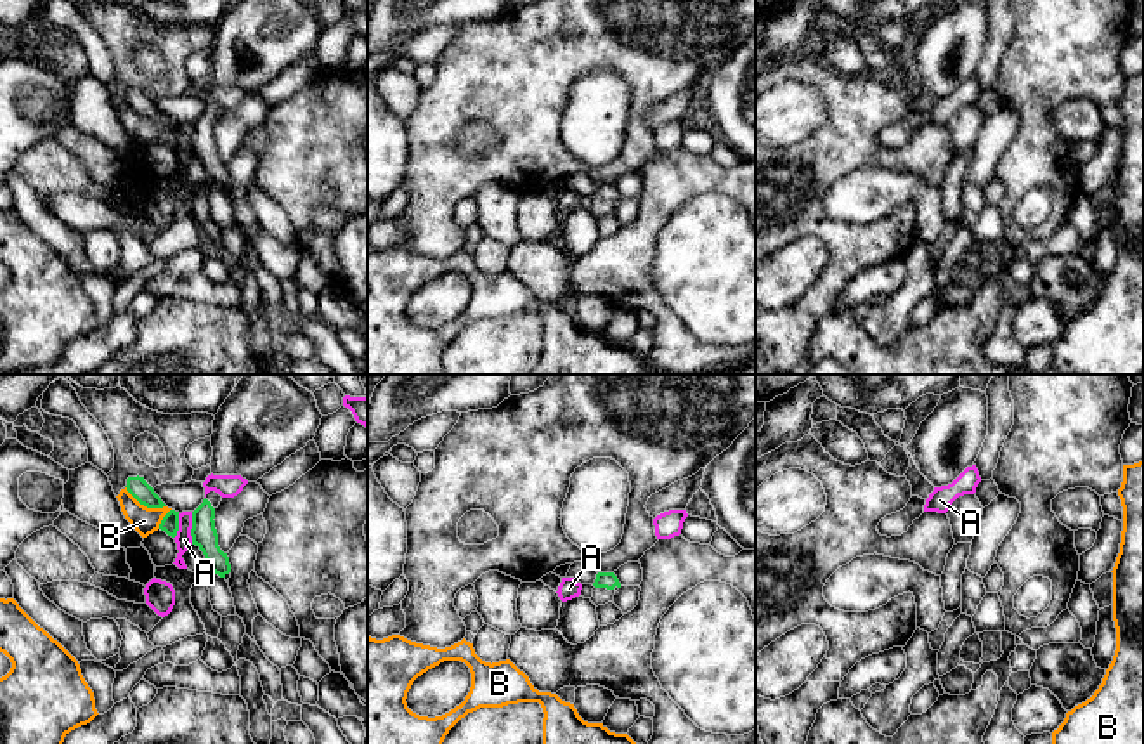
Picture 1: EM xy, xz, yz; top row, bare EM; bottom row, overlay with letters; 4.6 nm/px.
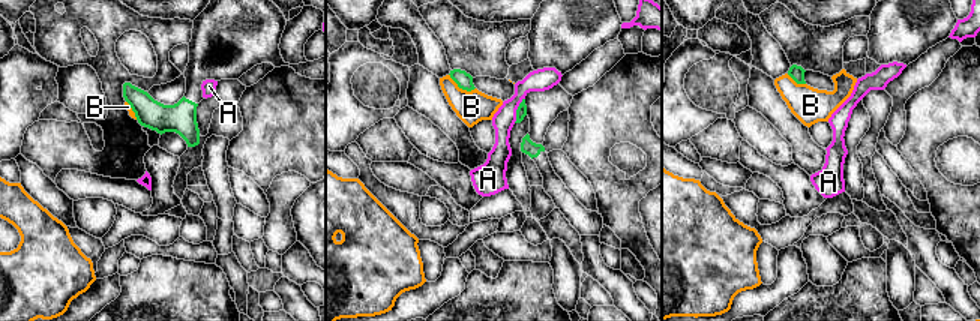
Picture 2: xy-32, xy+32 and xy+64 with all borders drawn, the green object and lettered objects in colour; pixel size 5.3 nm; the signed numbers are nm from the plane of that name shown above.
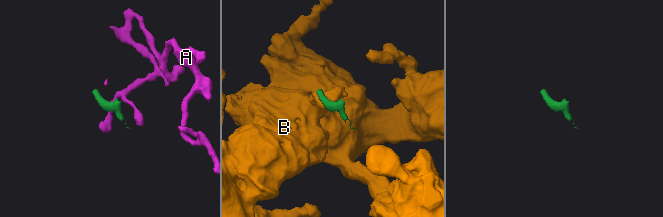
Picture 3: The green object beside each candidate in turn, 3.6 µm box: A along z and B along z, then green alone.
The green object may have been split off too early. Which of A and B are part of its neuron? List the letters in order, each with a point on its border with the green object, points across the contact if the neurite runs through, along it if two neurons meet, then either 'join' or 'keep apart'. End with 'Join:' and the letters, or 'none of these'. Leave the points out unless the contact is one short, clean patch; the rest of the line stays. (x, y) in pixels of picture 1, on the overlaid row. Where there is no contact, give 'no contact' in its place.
A: xy (193, 528) | along xy (193, 512), (191, 543) | keep apart
B: xy (144, 505) | along xy (125, 486), (141, 503), (165, 507) | keep apart
Join: none of these

